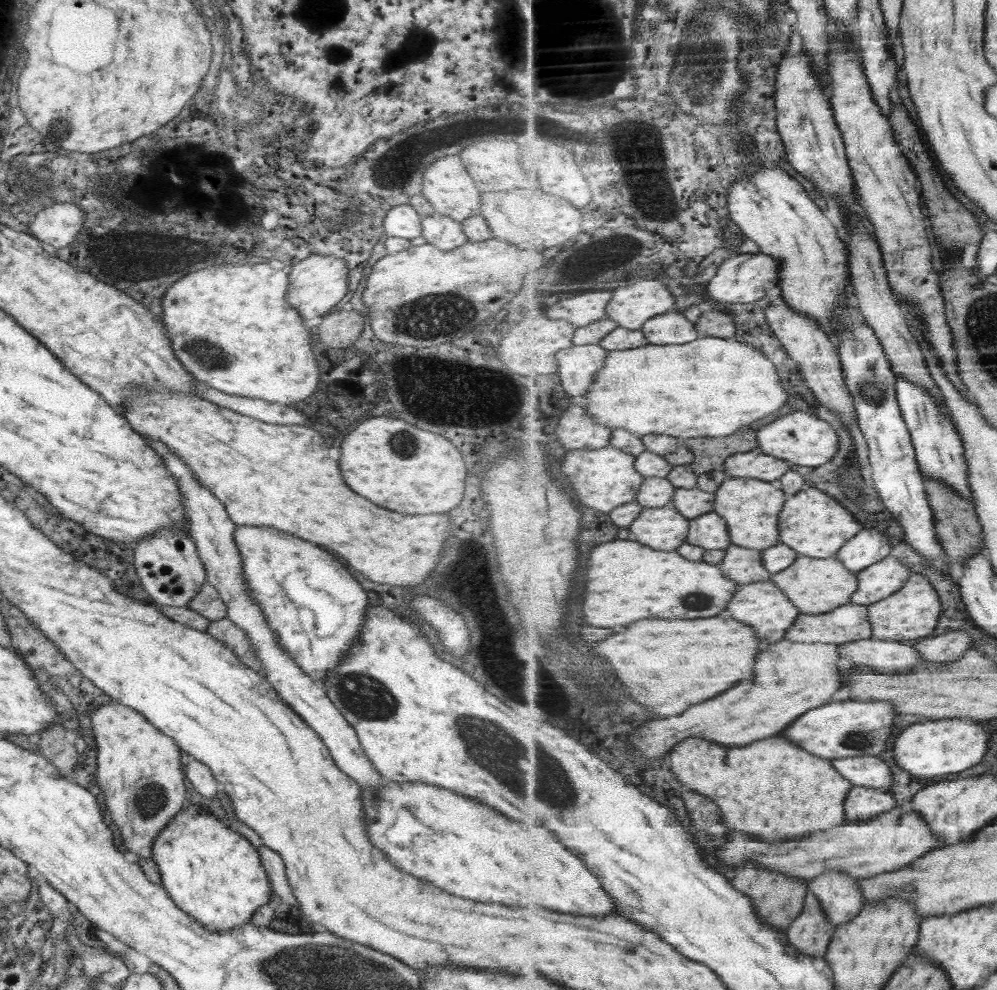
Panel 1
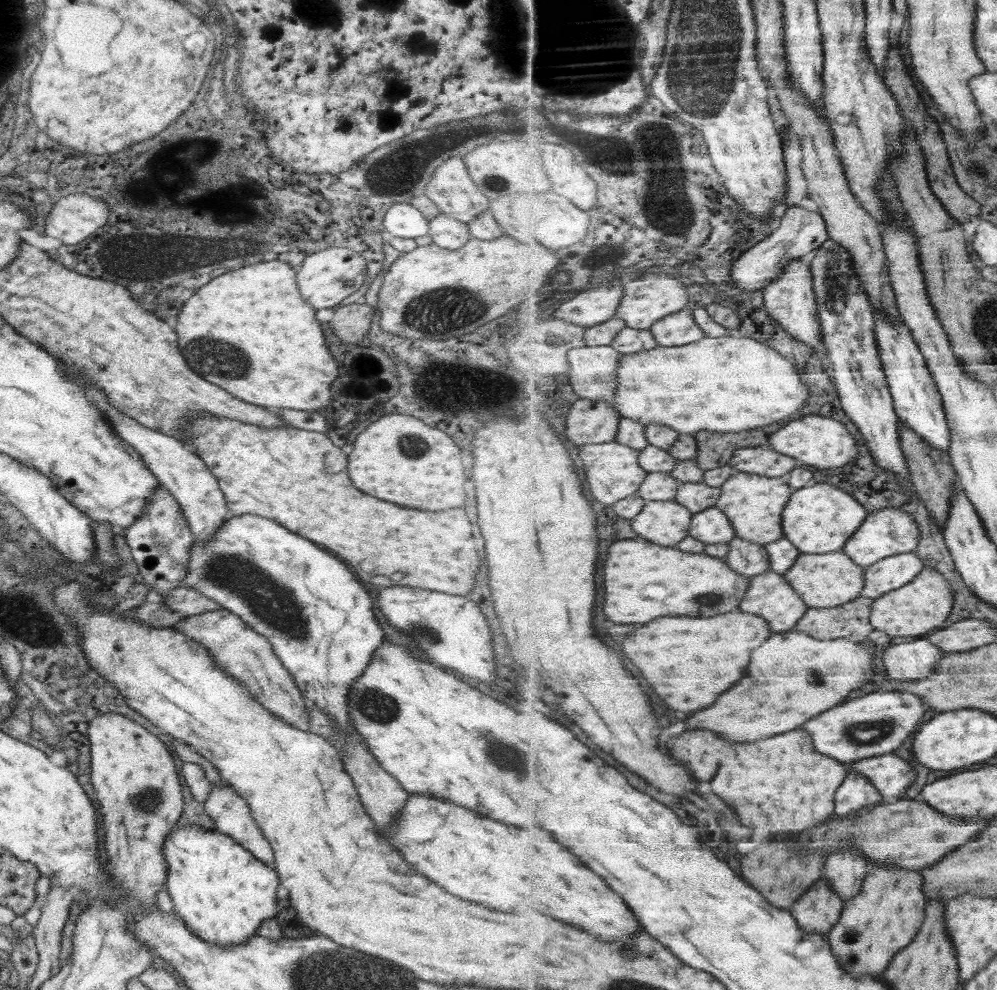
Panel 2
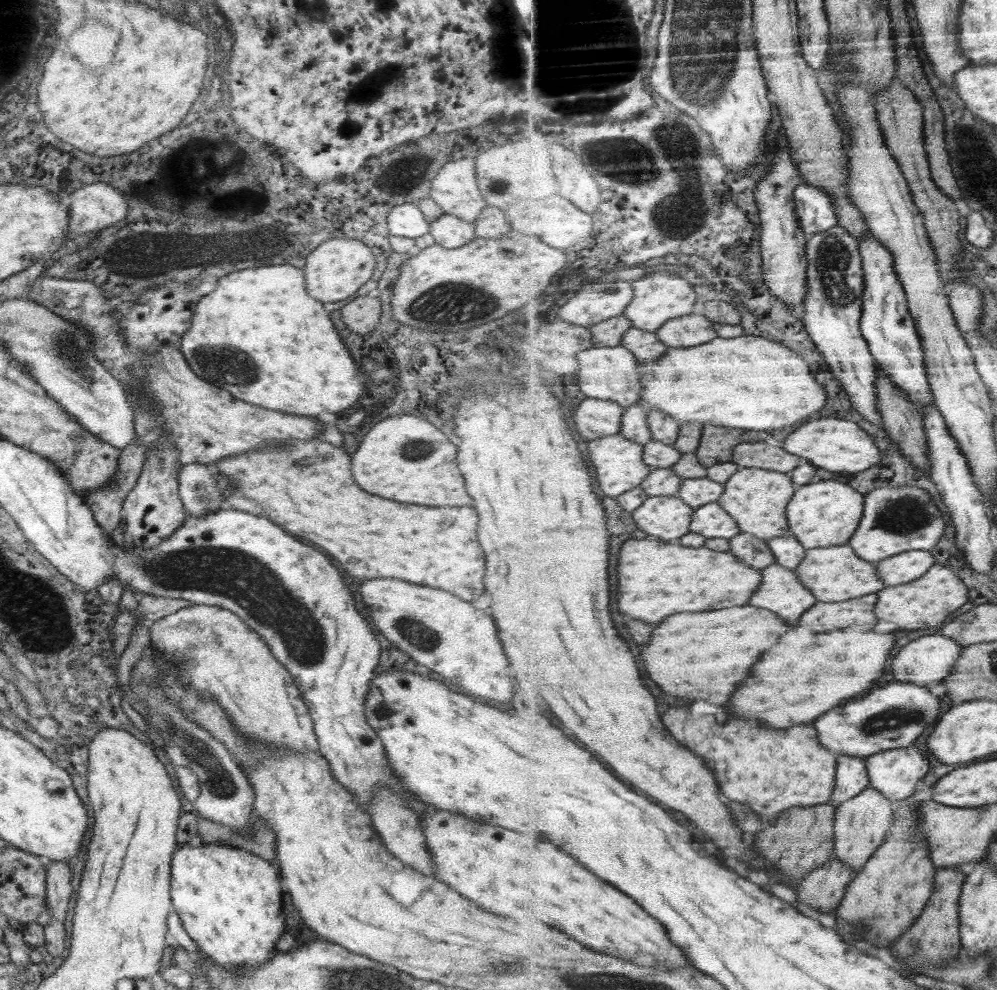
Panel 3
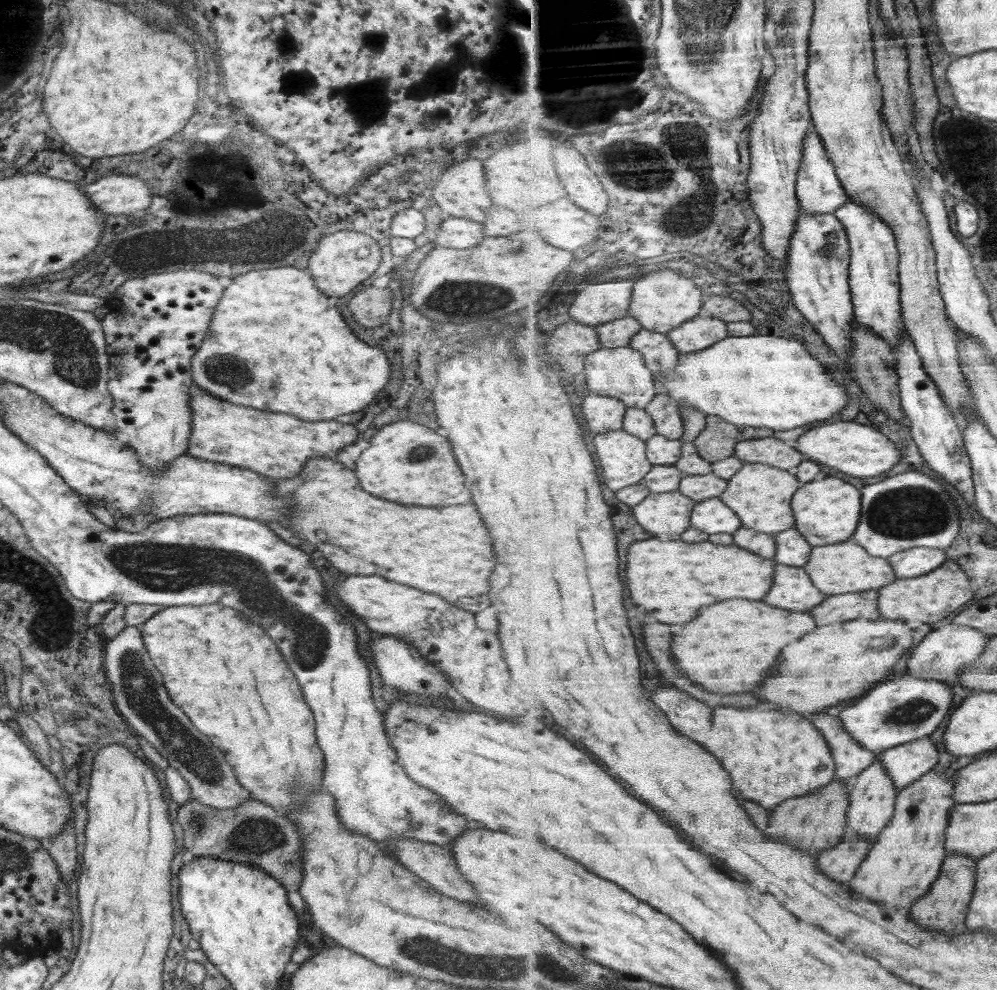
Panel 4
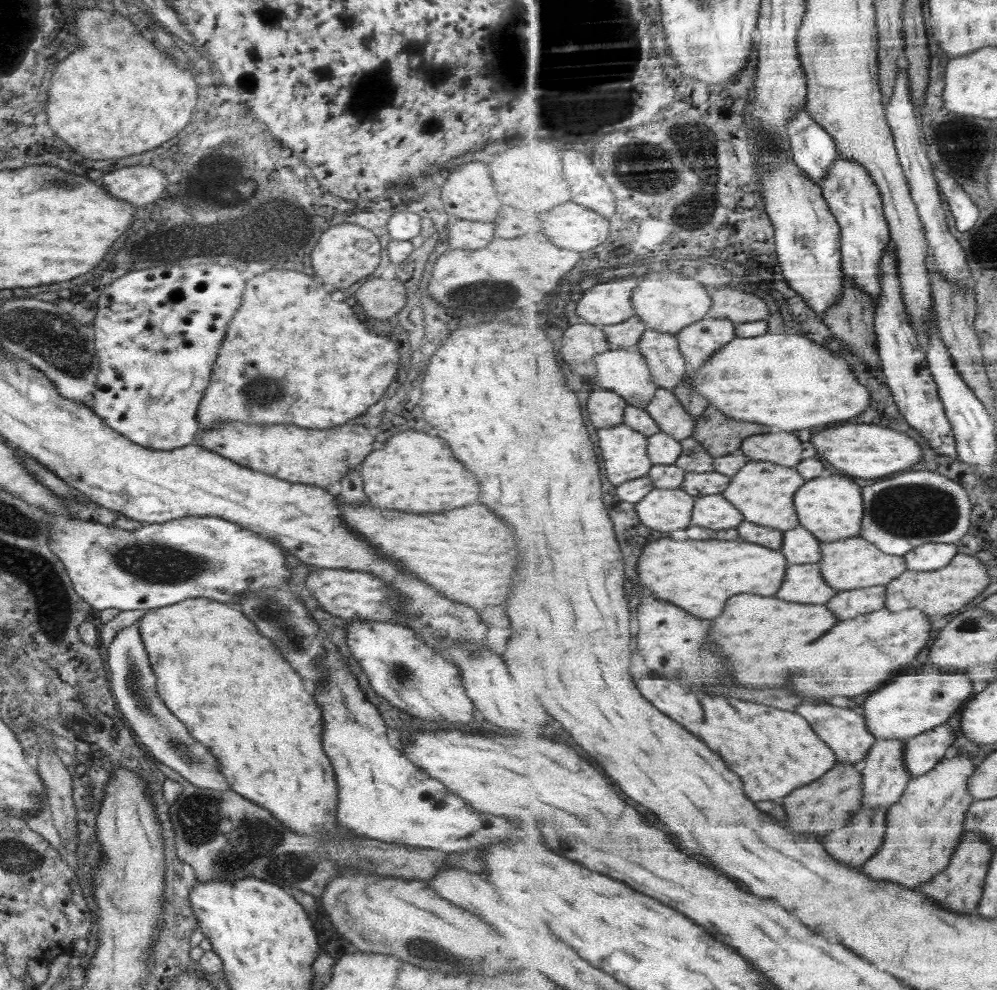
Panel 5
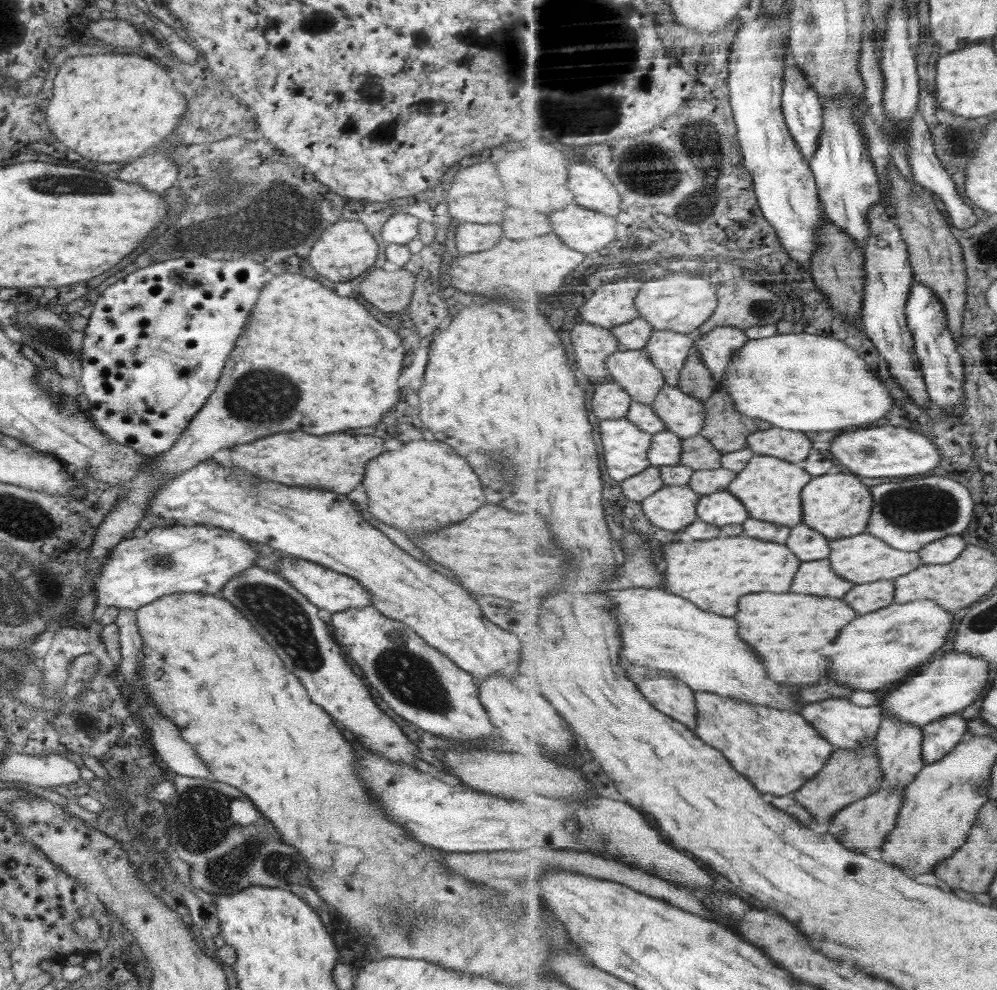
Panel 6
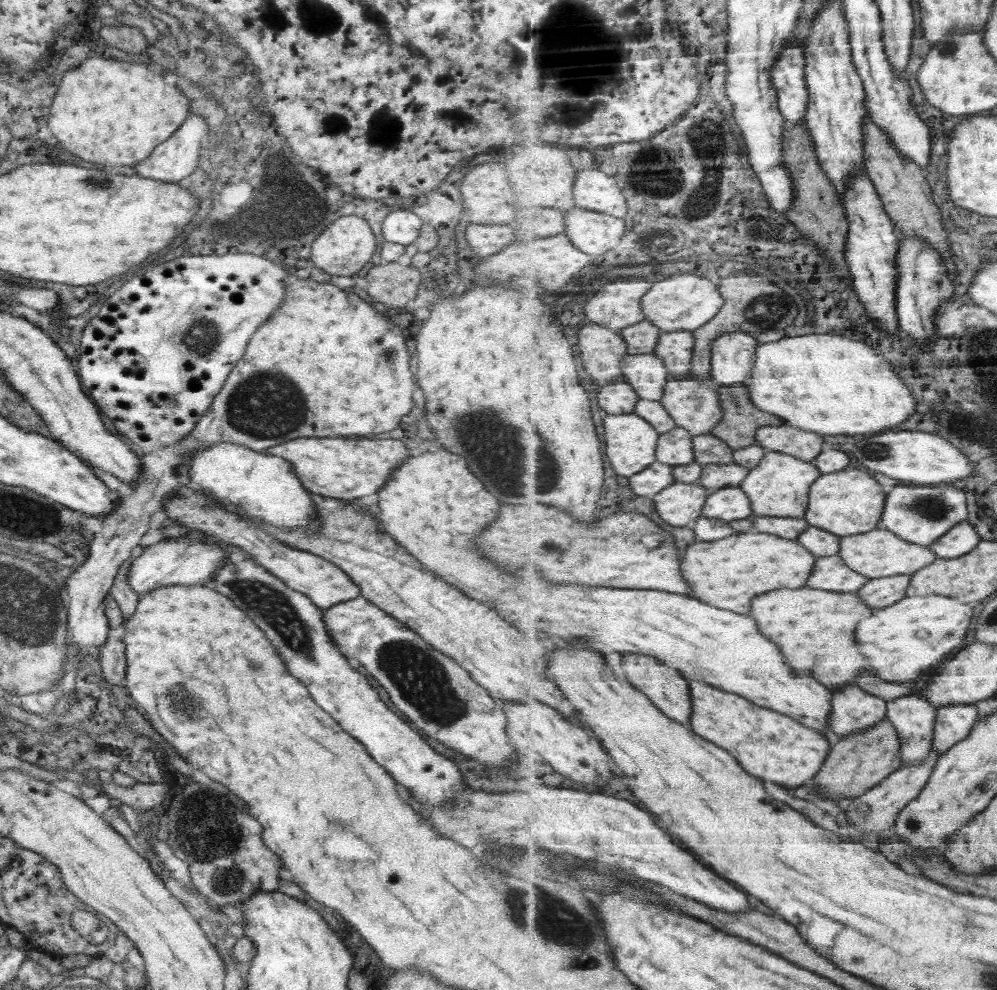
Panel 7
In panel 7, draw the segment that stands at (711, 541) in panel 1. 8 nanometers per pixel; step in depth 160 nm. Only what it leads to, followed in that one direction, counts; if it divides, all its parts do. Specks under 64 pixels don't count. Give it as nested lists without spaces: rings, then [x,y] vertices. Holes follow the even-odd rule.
[[[741,485],[726,487],[711,494],[704,507],[704,517],[720,518],[730,523],[754,515],[752,499]]]

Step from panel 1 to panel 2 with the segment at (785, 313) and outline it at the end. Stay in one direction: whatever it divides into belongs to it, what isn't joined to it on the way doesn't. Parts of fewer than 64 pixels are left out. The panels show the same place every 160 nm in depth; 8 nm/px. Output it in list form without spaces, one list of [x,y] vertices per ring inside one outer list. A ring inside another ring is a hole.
[[[812,252],[804,259],[792,261],[784,274],[765,288],[765,305],[770,316],[784,326],[784,330],[792,333],[796,339],[804,341],[816,350],[824,351],[828,355],[827,344],[822,336],[823,322],[819,317],[819,302],[815,291],[815,274],[812,262],[816,253]]]

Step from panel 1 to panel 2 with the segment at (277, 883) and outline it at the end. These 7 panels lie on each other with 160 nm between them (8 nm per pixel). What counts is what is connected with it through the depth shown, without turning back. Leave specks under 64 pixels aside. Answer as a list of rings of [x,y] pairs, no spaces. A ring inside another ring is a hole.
[[[229,784],[225,788],[221,786],[212,786],[212,791],[208,795],[208,799],[202,804],[205,813],[215,822],[214,830],[231,836],[240,846],[244,847],[250,854],[253,854],[258,860],[264,864],[274,867],[275,854],[270,843],[264,838],[257,822],[252,818],[250,807],[242,797],[236,795],[236,791]]]

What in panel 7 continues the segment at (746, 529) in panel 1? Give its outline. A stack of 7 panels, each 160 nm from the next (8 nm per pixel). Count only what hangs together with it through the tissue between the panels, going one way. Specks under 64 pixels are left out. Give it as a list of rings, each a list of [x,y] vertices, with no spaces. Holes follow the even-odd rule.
[[[767,449],[762,462],[752,469],[741,487],[751,497],[755,515],[805,518],[811,503],[812,485],[823,476],[823,472],[811,461]]]

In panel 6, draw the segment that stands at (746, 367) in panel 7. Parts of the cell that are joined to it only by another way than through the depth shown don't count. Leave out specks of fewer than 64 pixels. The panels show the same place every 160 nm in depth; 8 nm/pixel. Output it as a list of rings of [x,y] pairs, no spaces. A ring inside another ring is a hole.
[[[739,327],[716,328],[708,336],[698,337],[694,350],[698,351],[715,379],[723,382],[733,356],[751,341],[744,329]]]

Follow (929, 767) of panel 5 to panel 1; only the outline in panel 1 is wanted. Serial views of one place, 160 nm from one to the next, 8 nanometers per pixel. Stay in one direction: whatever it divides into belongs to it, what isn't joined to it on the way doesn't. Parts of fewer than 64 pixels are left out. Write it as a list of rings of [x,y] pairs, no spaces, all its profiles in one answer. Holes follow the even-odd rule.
[[[862,755],[833,759],[836,770],[855,786],[872,786],[886,789],[892,786],[894,774],[892,766],[878,756]]]

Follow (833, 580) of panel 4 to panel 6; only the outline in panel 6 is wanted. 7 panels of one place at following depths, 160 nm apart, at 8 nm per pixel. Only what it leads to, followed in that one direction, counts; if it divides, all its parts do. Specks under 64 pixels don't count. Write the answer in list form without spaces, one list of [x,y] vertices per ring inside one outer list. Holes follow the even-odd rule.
[[[862,533],[848,538],[833,540],[831,542],[832,554],[829,558],[835,571],[850,582],[857,585],[873,583],[882,580],[899,579],[906,576],[923,565],[919,552],[898,550],[879,536]]]

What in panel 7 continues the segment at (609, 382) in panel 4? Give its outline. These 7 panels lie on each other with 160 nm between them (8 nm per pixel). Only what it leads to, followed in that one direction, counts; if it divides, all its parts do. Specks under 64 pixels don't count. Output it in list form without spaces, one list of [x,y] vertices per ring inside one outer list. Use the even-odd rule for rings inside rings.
[[[655,353],[628,355],[623,360],[623,380],[628,381],[644,400],[664,398],[671,372],[663,358]]]

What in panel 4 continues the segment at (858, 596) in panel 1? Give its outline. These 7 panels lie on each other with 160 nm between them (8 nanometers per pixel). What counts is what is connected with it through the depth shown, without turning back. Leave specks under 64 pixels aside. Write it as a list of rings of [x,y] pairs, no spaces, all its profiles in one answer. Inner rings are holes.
[[[916,547],[891,556],[898,578],[916,578],[934,572],[949,561],[947,549]]]

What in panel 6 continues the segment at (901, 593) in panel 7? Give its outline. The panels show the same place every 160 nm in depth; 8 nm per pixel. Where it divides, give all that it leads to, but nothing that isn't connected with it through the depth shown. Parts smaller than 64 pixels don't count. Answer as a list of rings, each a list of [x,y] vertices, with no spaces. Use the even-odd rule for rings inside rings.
[[[895,579],[856,585],[843,599],[855,607],[858,614],[868,614],[895,603]]]

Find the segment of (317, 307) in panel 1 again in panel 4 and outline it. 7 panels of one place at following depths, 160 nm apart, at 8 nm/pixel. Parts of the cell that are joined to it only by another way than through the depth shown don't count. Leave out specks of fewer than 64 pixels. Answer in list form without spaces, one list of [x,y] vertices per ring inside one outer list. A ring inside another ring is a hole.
[[[334,232],[320,240],[318,248],[310,256],[306,271],[312,274],[314,284],[322,294],[340,298],[352,293],[358,284],[372,276],[381,260],[380,246],[370,236],[364,236],[360,232]]]

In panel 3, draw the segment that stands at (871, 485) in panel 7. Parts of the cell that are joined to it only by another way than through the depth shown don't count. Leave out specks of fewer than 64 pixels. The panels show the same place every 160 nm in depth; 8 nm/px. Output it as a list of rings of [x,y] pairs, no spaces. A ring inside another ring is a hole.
[[[822,480],[804,486],[796,493],[787,515],[790,518],[790,533],[808,549],[828,548],[849,544],[850,539],[859,531],[867,510],[867,498],[852,486],[840,480]]]

